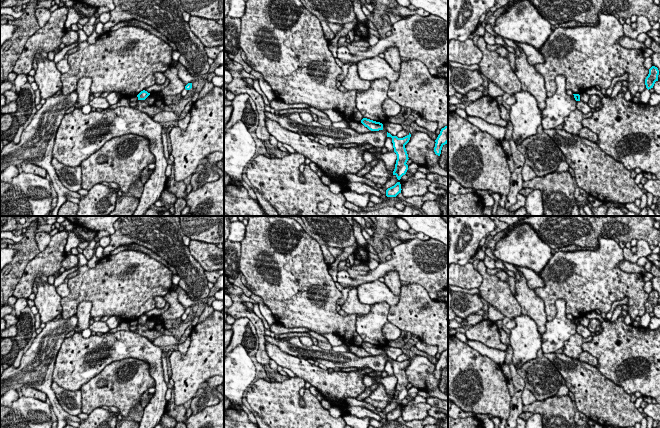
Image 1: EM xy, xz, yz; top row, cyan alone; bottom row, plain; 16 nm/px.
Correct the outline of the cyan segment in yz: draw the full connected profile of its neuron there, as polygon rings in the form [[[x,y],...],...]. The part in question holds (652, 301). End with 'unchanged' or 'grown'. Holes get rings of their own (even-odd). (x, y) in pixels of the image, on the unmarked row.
[[[652,290],[649,293],[649,298],[645,303],[646,312],[649,314],[653,312],[656,305],[658,305],[659,294],[657,291]]] | unchanged

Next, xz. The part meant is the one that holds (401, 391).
[[[387,356],[387,361],[392,362],[394,376],[397,379],[393,399],[395,399],[398,404],[400,404],[401,401],[405,399],[408,394],[408,389],[406,387],[409,382],[405,369],[409,366],[411,358],[409,357],[407,360],[403,362],[398,362],[397,360],[392,360],[390,357]]] | unchanged

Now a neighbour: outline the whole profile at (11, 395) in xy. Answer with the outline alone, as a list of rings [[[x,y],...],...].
[[[9,389],[0,396],[0,406],[10,407],[18,398],[18,392],[15,389]]]

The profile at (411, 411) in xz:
[[[413,399],[408,401],[408,404],[401,409],[401,416],[405,421],[423,420],[428,415],[428,410],[432,406],[427,402],[414,404]]]

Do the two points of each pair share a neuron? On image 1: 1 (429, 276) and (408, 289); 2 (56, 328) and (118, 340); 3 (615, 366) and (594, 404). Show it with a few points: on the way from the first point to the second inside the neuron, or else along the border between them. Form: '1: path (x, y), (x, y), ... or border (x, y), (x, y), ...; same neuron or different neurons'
1: border (405, 282), (418, 283), (431, 298), (435, 298); different neurons
2: border (65, 337), (56, 359); different neurons
3: border (596, 367), (603, 375), (620, 385), (627, 392); different neurons

